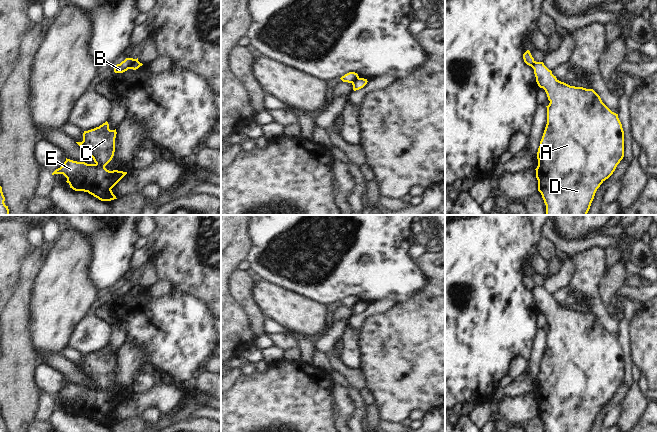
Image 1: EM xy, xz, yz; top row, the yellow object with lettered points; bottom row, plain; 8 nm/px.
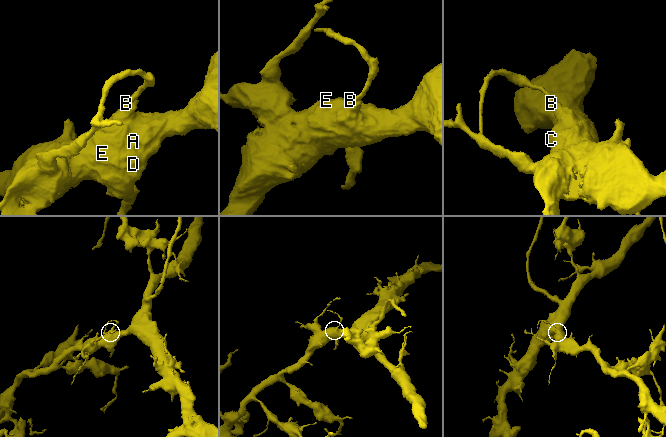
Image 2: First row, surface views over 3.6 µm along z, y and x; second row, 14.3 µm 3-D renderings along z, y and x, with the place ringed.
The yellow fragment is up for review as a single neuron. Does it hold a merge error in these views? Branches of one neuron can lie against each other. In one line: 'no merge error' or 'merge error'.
merge error

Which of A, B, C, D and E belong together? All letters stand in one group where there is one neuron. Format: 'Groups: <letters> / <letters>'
Groups: A C D E / B.

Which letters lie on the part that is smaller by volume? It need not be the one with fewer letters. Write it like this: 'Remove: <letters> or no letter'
Remove: B.

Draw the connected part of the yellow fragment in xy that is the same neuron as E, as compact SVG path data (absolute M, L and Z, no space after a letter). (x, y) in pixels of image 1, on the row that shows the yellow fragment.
M107 121L99 127L84 131L83 141L76 143L93 158L95 163L87 164L66 158L64 164L52 175L63 174L70 188L88 192L101 201L117 199L111 189L127 172L109 171L105 168L114 156L116 134L116 129L109 129Z

